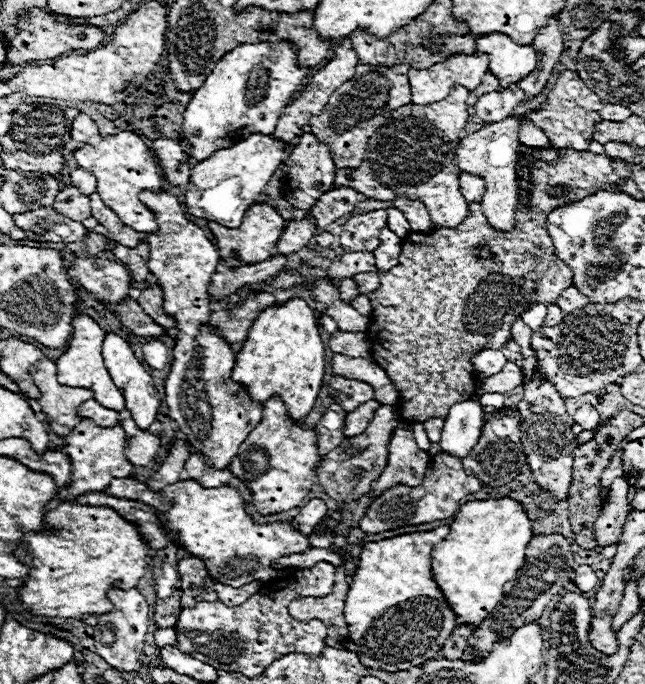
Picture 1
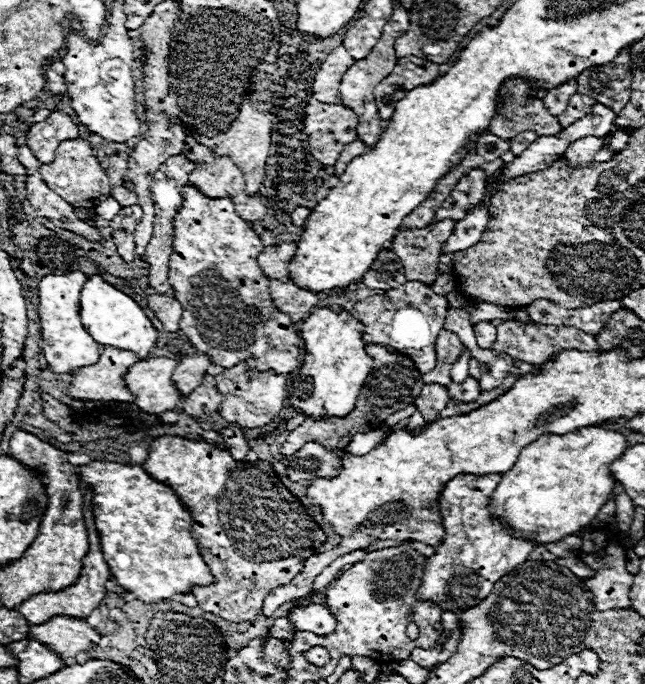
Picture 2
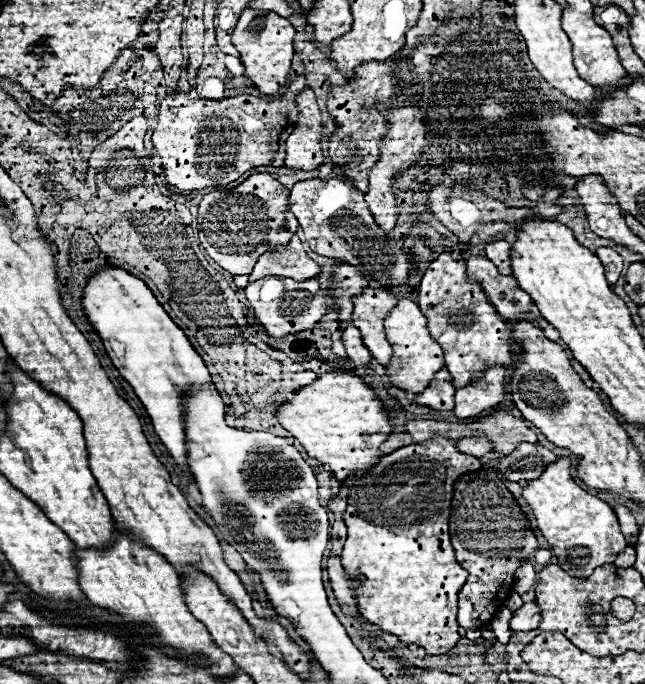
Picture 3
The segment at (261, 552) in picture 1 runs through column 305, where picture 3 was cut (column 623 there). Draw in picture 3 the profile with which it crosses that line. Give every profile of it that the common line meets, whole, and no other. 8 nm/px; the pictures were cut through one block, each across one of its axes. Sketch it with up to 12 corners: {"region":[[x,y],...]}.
{"region":[[570,458],[522,496],[566,572],[614,562],[614,510],[572,480]]}

